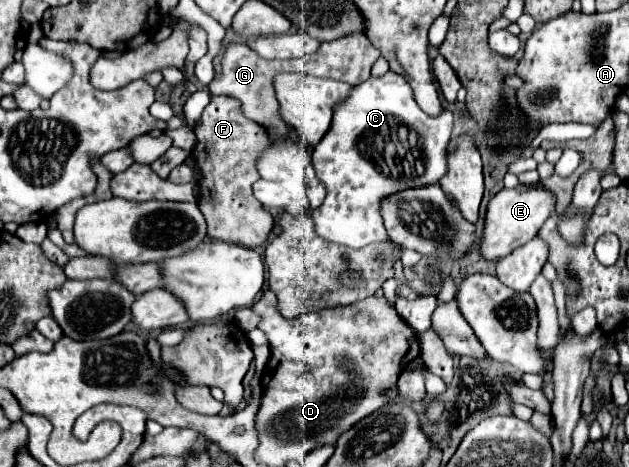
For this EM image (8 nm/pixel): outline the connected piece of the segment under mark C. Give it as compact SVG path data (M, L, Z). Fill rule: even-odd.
M387 71L385 75L381 77L369 77L367 81L363 81L361 85L353 87L353 93L349 95L349 101L337 105L337 113L333 115L333 129L329 129L329 133L325 135L325 139L321 139L321 143L315 147L313 151L313 167L317 171L317 177L319 181L325 185L327 189L327 197L323 201L321 207L313 209L311 217L315 221L315 229L317 233L331 241L331 243L339 243L339 245L347 245L347 247L353 247L353 249L361 249L369 243L377 243L377 241L385 241L387 239L387 233L385 233L385 227L383 227L383 217L381 217L381 205L387 197L395 195L395 193L401 193L405 189L417 189L417 187L427 187L427 185L435 185L441 181L441 177L447 173L447 145L449 145L449 139L451 139L451 129L453 129L453 113L443 109L439 115L427 115L415 101L415 95L409 87L409 83L405 81L405 77L401 77L399 73L395 71Z

